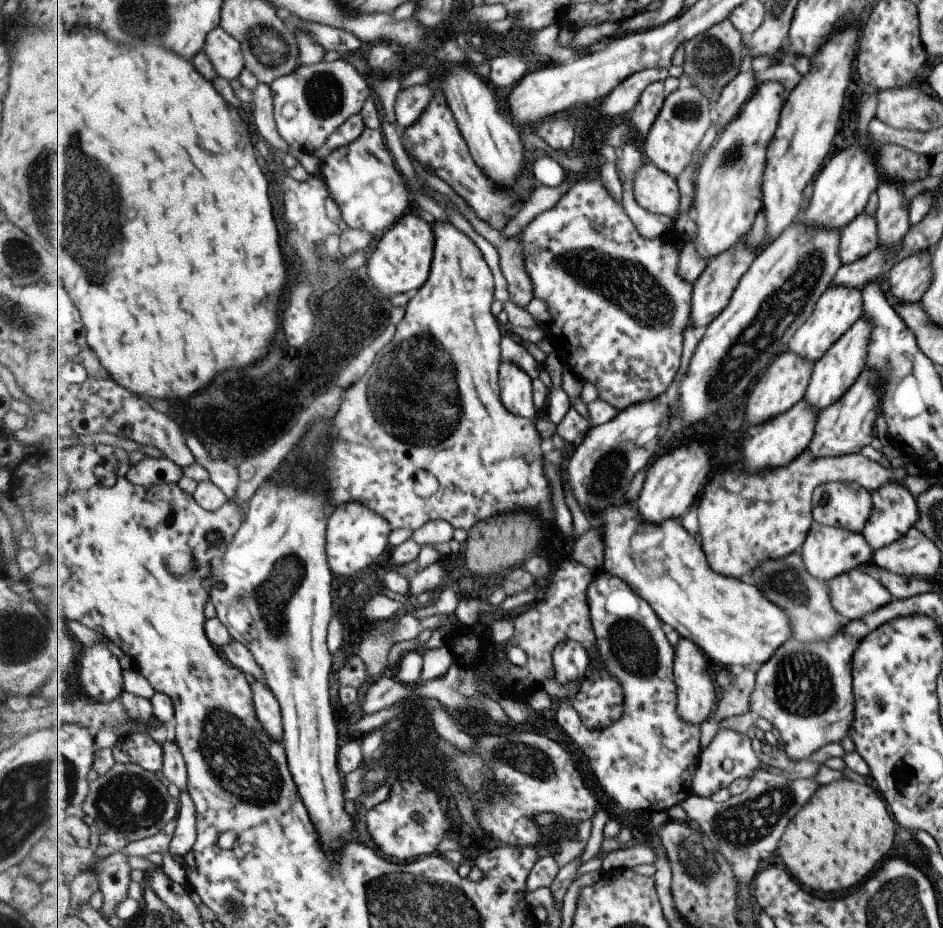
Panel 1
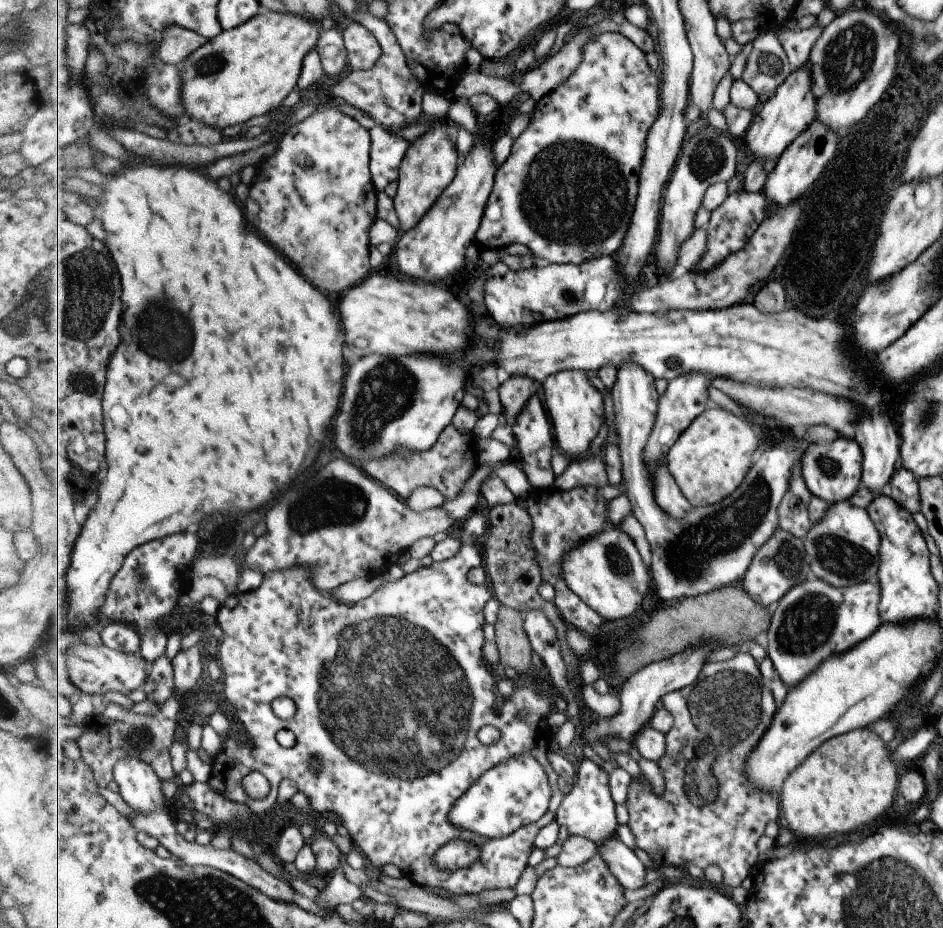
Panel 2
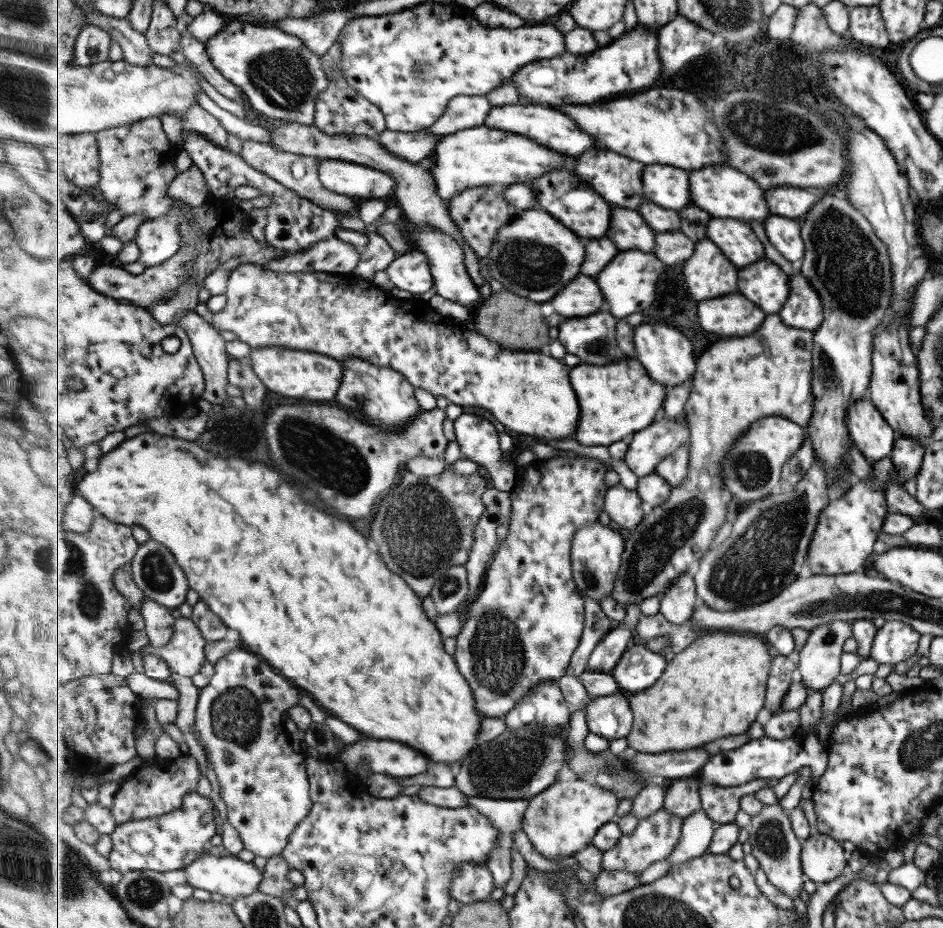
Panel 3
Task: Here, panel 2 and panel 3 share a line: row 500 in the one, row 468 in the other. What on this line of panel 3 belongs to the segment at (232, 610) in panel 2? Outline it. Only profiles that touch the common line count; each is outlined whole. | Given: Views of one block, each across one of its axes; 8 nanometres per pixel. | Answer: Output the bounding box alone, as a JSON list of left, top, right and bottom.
[454,413,518,491]

